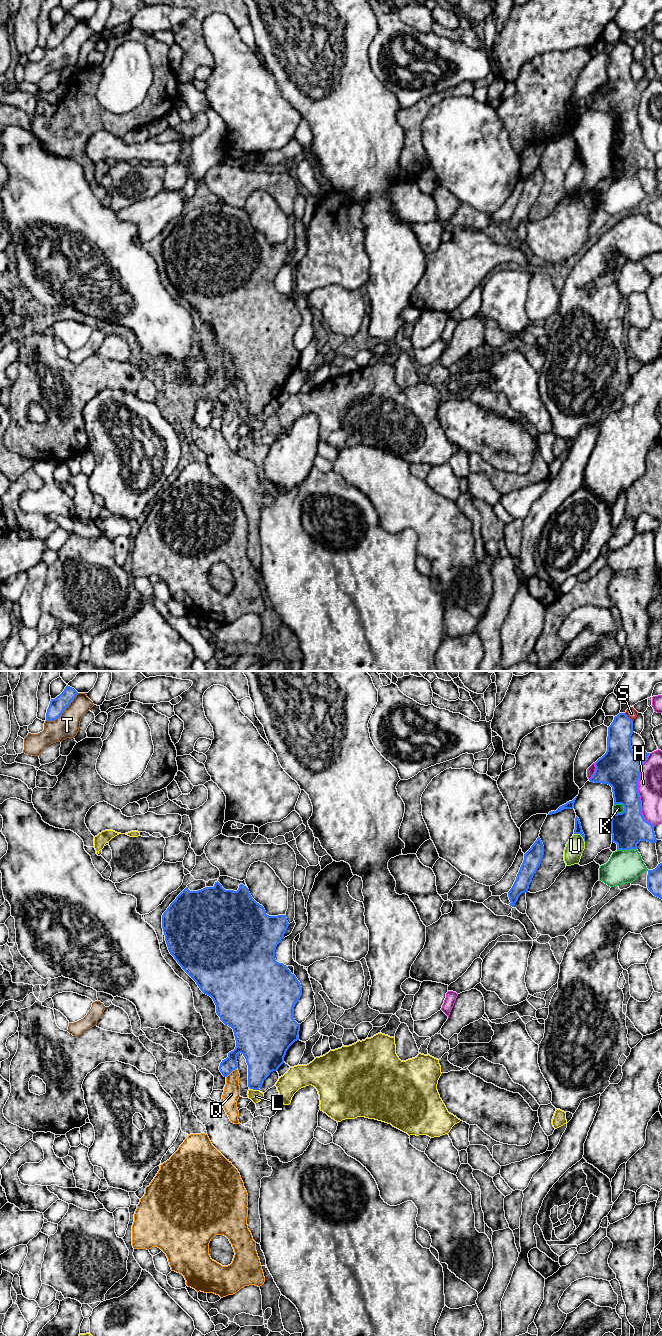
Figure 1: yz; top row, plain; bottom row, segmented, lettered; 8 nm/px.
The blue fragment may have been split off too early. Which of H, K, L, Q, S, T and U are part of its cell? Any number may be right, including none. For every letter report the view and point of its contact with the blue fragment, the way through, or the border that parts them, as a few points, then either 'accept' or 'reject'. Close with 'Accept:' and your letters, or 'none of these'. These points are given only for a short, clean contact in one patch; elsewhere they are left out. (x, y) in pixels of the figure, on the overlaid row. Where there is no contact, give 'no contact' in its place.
H: contact yz (637, 791); reject
K: contact yz (622, 812); reject
L: contact yz (254, 1089); border yz (249, 1087), (258, 1090); reject
Q: contact yz (231, 1071); way yz (260, 1060), (238, 1050), (231, 1071), (231, 1094); accept
S: contact yz (627, 717); reject
T: contact yz (63, 711); reject
U: contact yz (580, 834); reject
Accept: Q

